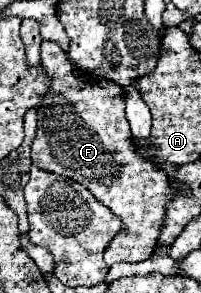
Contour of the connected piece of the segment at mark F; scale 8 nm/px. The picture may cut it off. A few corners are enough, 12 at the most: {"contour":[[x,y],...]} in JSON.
{"contour":[[41,44],[33,164],[123,220],[107,264],[153,256],[169,176],[131,144],[123,96]]}

